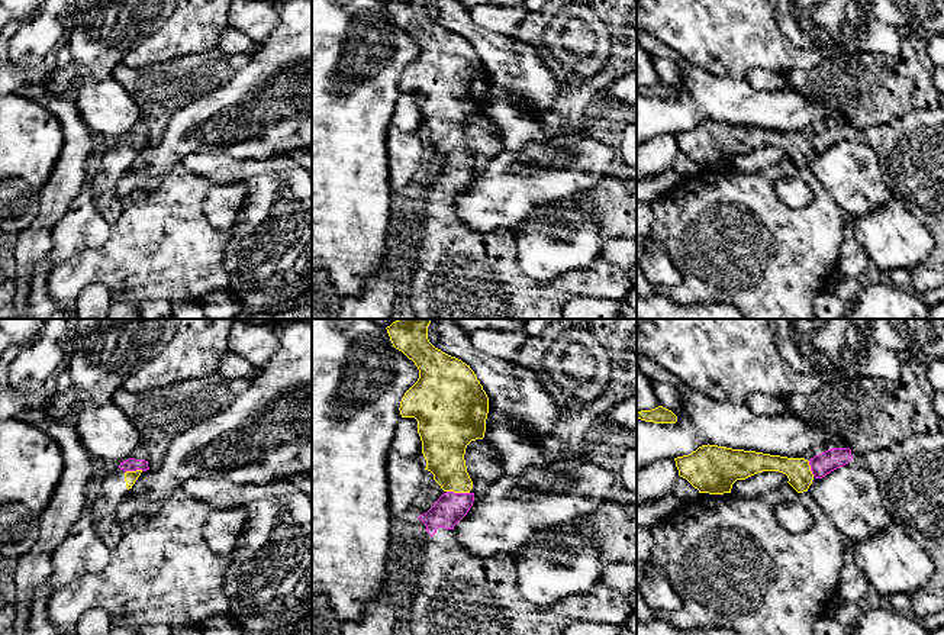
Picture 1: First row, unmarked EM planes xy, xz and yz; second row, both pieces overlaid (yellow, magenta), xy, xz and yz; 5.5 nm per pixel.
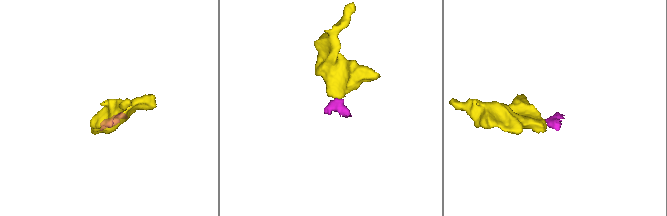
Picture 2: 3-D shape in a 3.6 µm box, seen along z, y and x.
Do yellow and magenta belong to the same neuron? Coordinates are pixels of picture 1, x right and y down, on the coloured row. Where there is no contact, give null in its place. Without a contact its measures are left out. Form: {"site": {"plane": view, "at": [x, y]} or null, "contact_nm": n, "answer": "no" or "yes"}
{"site": {"plane": "xz", "at": [458, 492]}, "contact_nm": 130, "answer": "yes"}

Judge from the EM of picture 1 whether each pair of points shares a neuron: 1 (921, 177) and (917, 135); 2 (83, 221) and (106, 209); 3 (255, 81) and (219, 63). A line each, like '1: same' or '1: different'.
1: same
2: different
3: different

